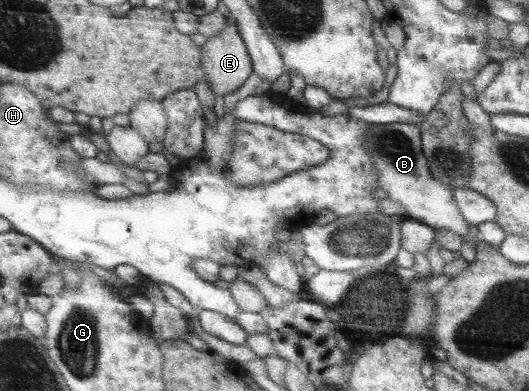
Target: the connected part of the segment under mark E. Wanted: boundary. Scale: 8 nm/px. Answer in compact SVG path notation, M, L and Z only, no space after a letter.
M229 18L229 25L225 31L221 31L215 37L208 37L207 42L201 48L203 50L201 71L205 79L211 83L218 100L225 94L241 88L254 72L254 62L248 52L246 40L243 39L242 32L239 31L237 23L232 18Z

